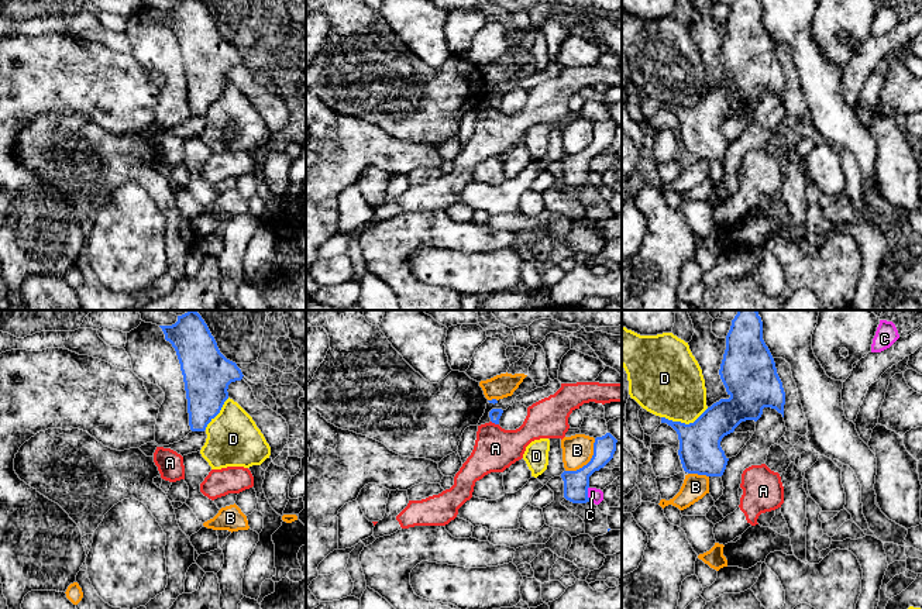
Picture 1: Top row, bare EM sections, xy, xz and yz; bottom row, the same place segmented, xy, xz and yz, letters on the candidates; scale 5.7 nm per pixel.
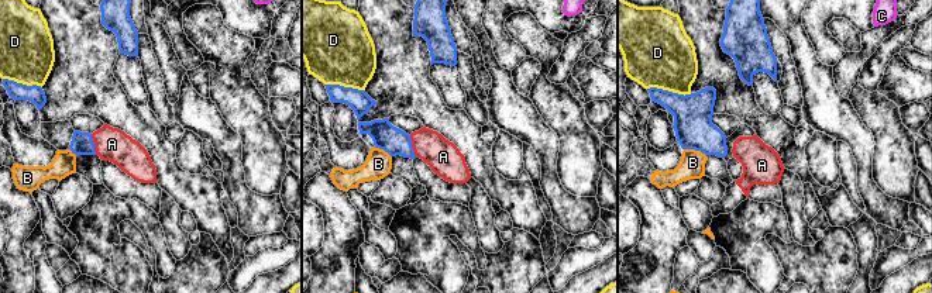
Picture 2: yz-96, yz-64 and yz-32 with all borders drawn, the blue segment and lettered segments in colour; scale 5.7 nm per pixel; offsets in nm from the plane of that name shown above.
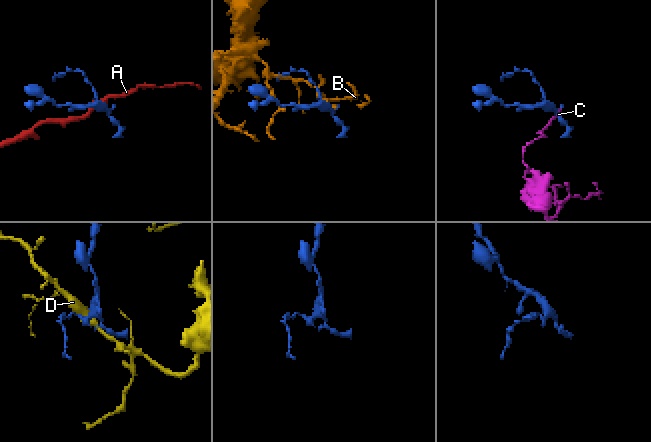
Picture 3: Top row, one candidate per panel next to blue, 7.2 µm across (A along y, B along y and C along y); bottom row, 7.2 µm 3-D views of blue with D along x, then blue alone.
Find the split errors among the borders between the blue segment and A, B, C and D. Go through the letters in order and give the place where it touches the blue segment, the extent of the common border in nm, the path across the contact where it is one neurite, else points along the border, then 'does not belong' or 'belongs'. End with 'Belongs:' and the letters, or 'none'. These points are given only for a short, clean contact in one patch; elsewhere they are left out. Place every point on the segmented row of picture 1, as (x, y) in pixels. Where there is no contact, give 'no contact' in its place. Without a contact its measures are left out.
A: xz (495, 423) | 50 nm | along xz (491, 420), (498, 425) | does not belong
B: xz (589, 461) | 260 nm | does not belong
C: xz (587, 494) | 80 nm | along xz (588, 487), (589, 499) | does not belong
D: yz (684, 423) | 280 nm | does not belong
Belongs: none

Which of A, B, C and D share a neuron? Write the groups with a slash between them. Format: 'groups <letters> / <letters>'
groups A / B / C / D

